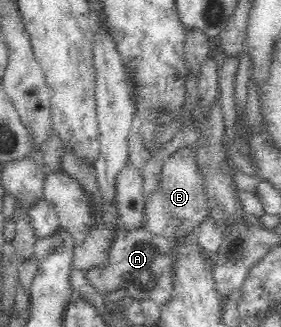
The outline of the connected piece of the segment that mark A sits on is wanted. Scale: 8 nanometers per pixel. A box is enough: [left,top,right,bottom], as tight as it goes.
[86,224,183,304]

